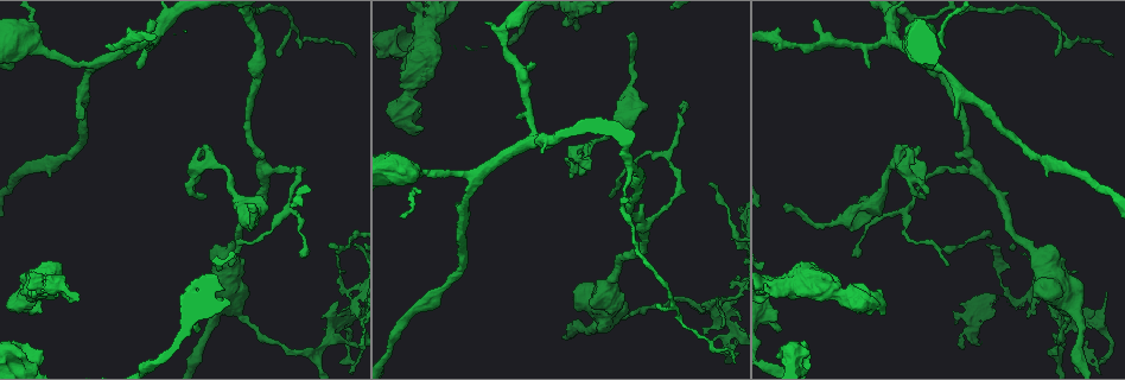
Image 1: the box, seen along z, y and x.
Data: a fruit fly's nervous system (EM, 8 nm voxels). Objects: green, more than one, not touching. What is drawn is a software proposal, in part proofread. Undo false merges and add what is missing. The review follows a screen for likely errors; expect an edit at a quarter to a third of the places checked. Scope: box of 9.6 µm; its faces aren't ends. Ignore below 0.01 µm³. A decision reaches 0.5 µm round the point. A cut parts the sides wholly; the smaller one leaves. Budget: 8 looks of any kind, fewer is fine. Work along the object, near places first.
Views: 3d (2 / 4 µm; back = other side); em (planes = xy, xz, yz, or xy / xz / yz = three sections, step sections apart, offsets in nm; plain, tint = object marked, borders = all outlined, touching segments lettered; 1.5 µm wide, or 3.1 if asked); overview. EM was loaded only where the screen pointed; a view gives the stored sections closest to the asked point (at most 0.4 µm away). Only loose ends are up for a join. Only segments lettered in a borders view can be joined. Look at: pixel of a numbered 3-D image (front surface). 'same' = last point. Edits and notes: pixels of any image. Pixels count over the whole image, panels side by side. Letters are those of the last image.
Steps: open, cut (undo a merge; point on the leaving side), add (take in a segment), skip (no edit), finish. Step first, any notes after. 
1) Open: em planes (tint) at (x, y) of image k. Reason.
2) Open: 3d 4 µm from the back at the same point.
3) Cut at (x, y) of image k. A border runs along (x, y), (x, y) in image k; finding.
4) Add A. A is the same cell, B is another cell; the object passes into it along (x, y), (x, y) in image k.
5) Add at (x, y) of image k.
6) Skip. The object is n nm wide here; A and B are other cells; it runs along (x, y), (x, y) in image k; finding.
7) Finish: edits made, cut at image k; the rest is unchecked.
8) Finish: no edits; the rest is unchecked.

Open: 3d 4 µm at (521, 119) of image 1. Thin end.

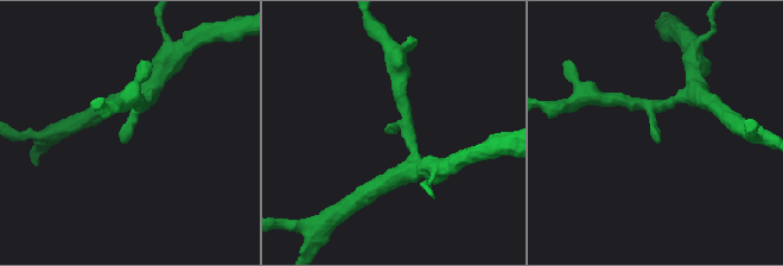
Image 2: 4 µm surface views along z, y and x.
Open: em planes (tint) at (122, 141) of image 2.

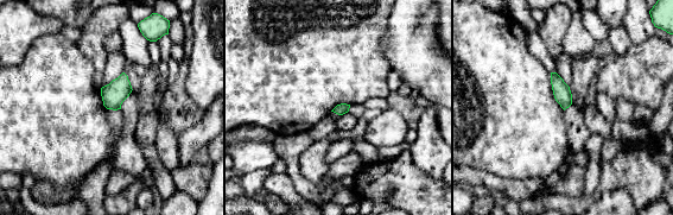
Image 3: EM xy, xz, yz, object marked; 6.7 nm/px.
Open: em planes (borders) at the same point. What lies round it.

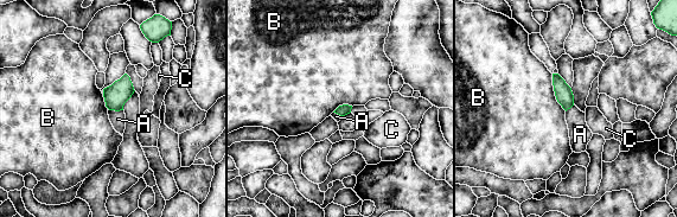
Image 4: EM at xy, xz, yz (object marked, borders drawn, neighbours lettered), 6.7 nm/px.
Skip. The longest contact is with B, 280 nm; A, B and C are other cells; none of them fits.

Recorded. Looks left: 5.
Open: 3d 4 µm at (41, 46) of image 1. Sudden change in width.

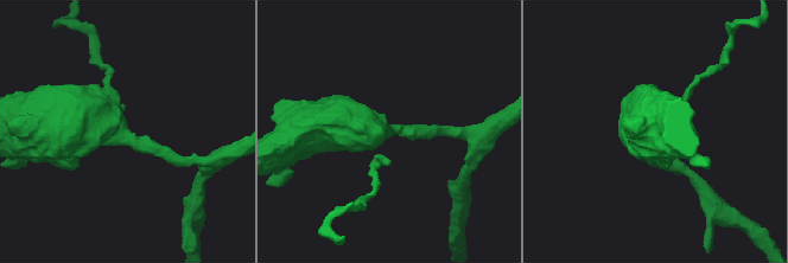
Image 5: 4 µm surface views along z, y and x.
Open: em planes (tint) at (120, 135) of image 5. Need the tissue.

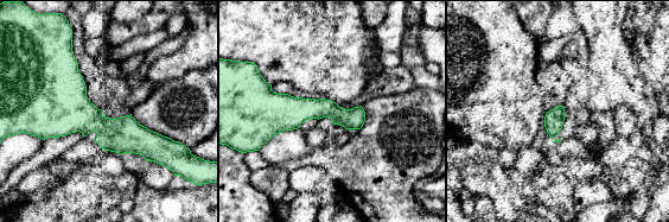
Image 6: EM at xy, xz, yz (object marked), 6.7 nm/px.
Open: em planes (borders) at the same point. See the neighbours.

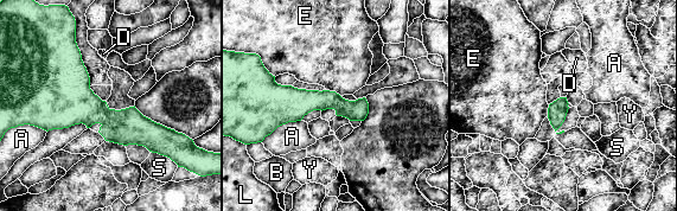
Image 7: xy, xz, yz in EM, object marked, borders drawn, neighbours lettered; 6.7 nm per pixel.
Skip. The object is 260 nm wide here; A, B, D, E, L, S and Y are other cells; a border runs along (46, 130), (18, 125), (0, 141) in image 7; all the same cell.

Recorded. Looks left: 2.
Finish: no edits; the rest is unchecked.

